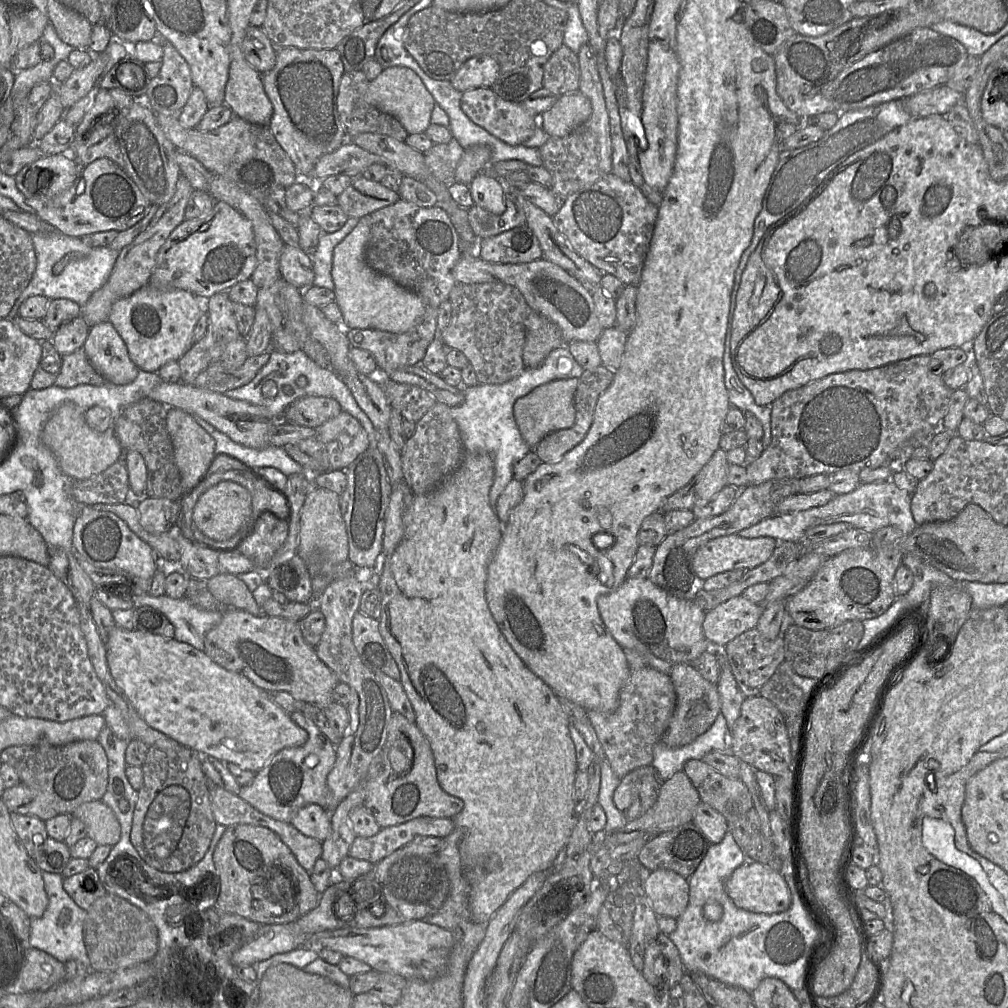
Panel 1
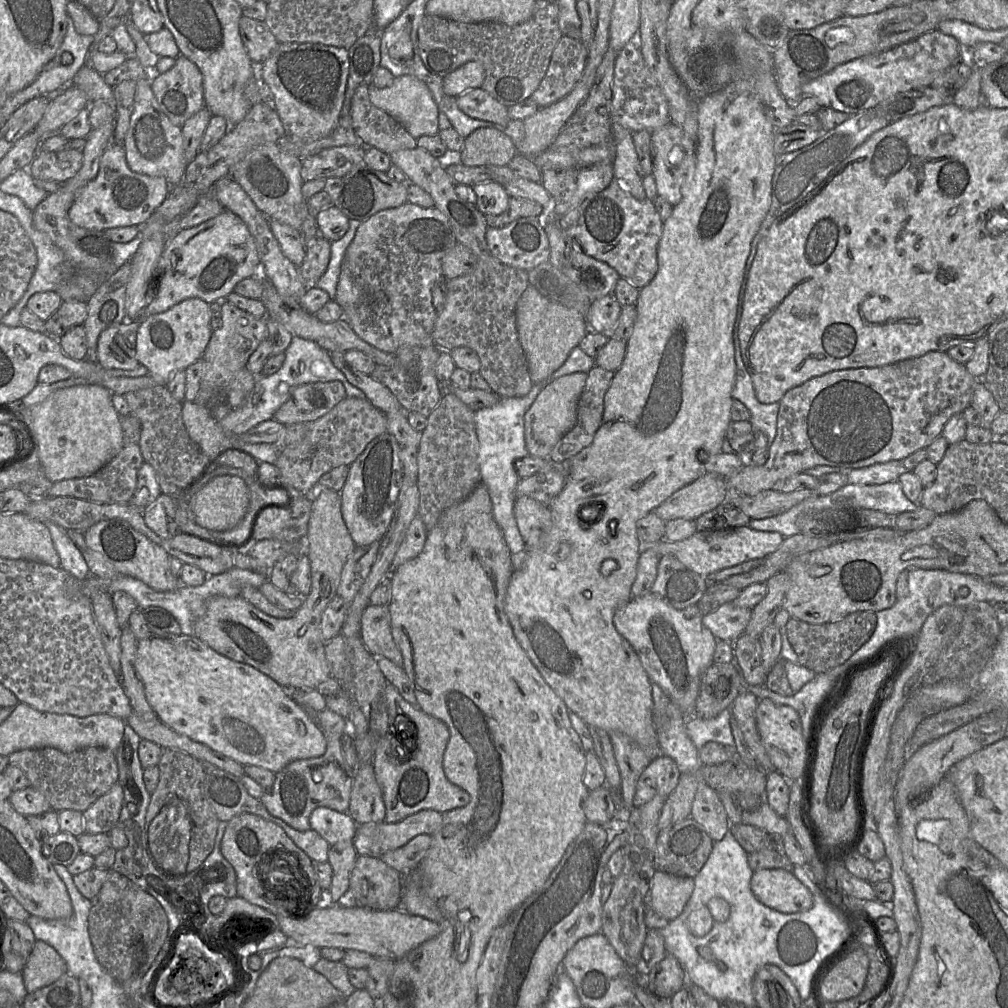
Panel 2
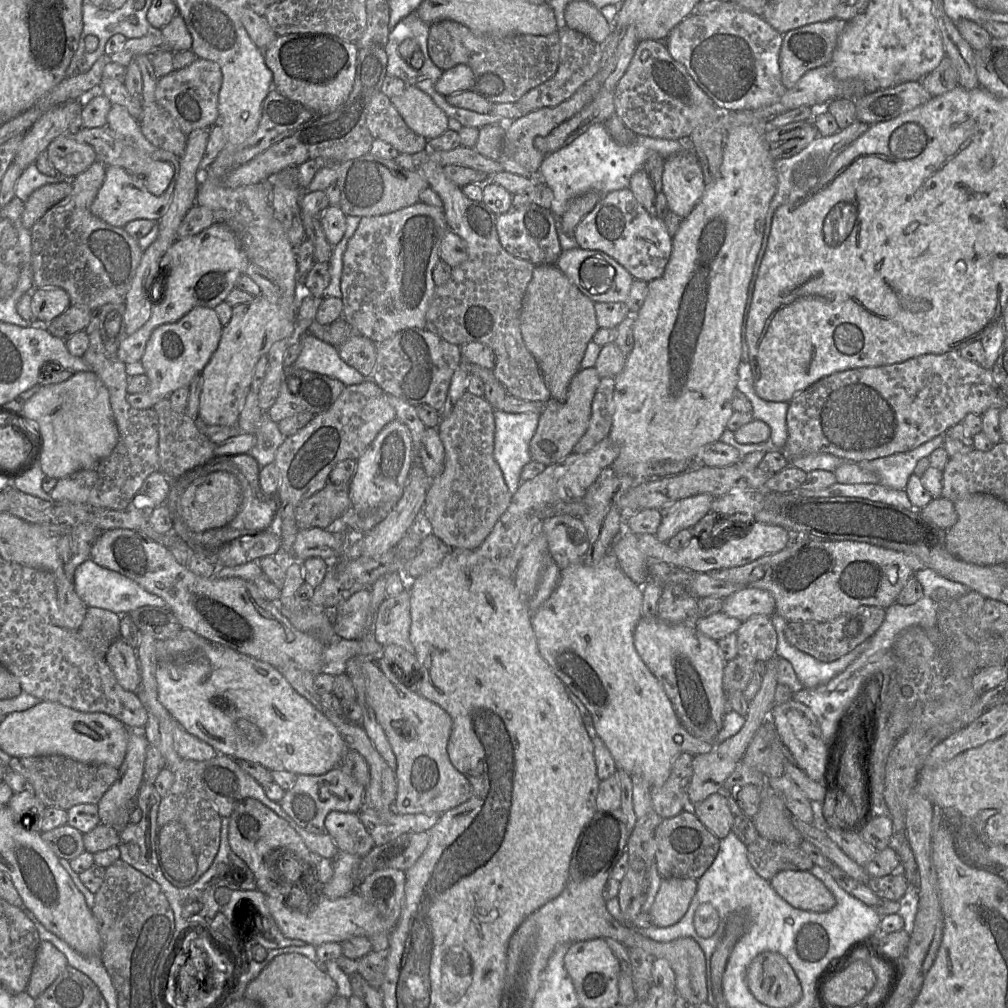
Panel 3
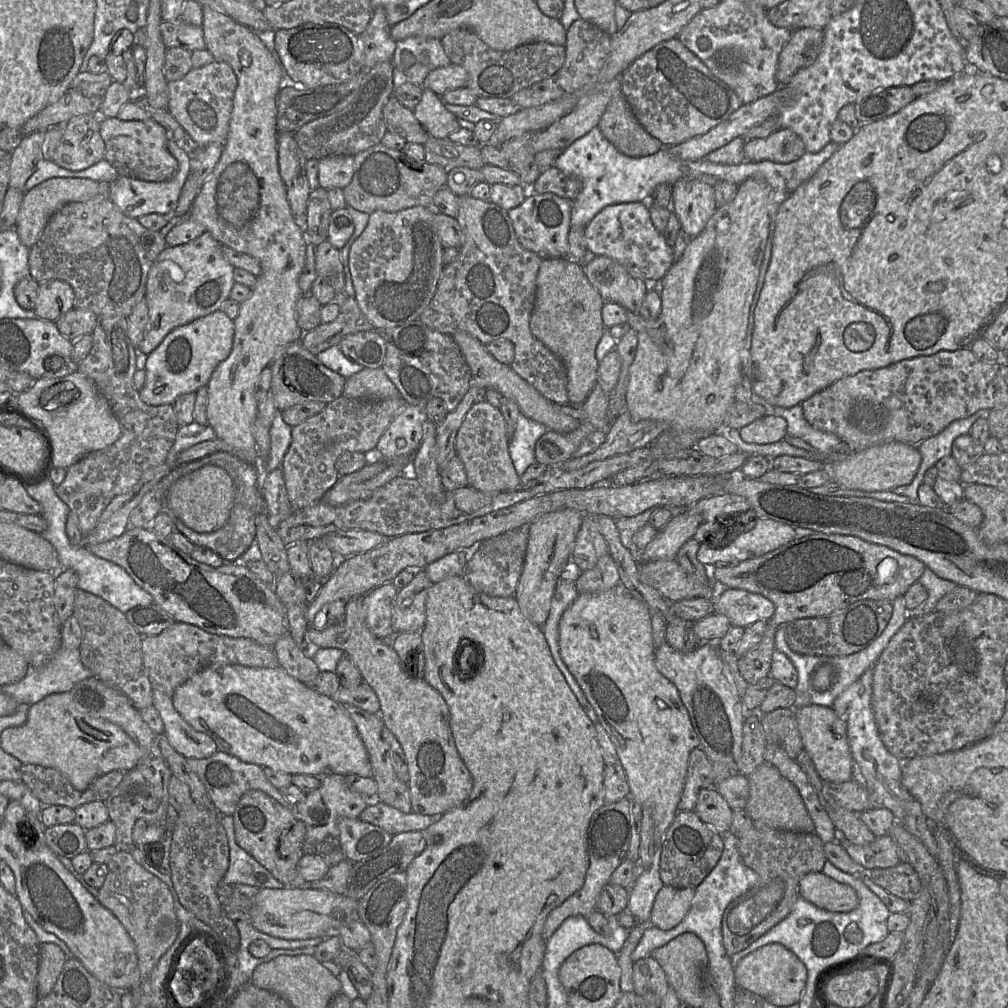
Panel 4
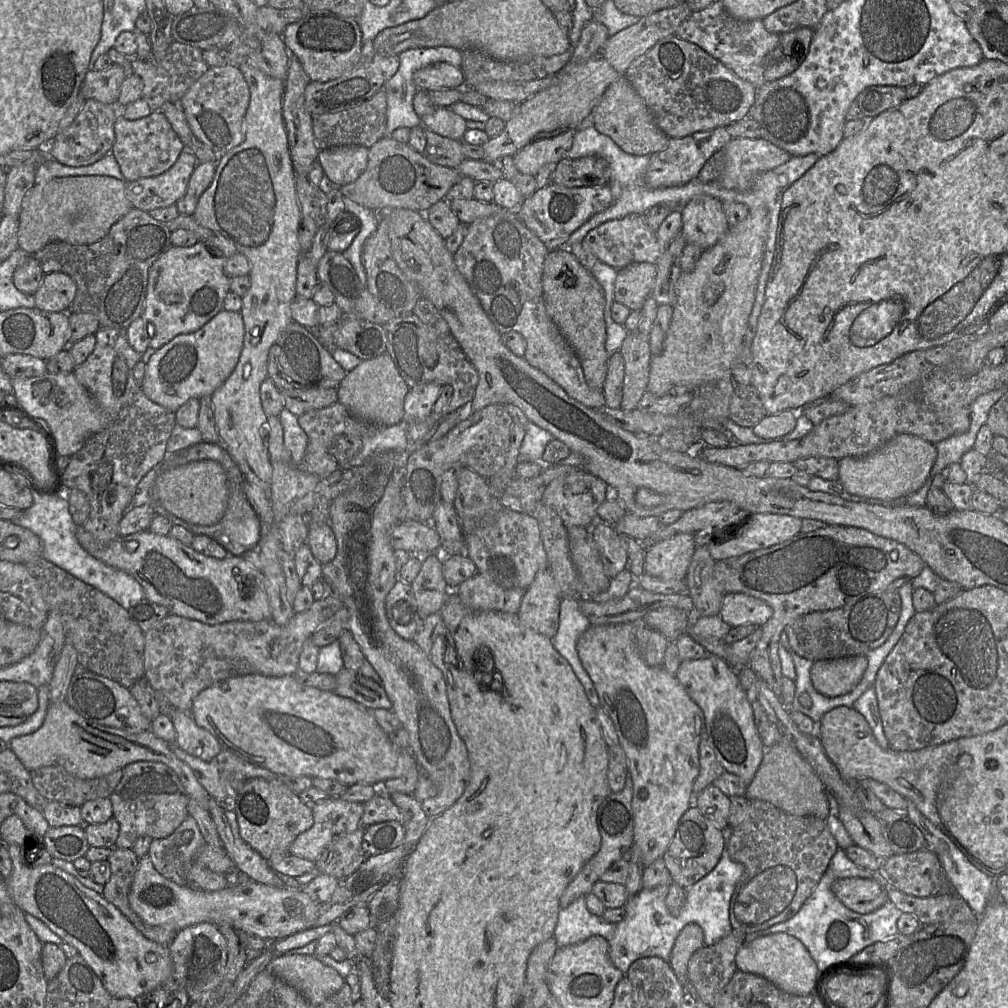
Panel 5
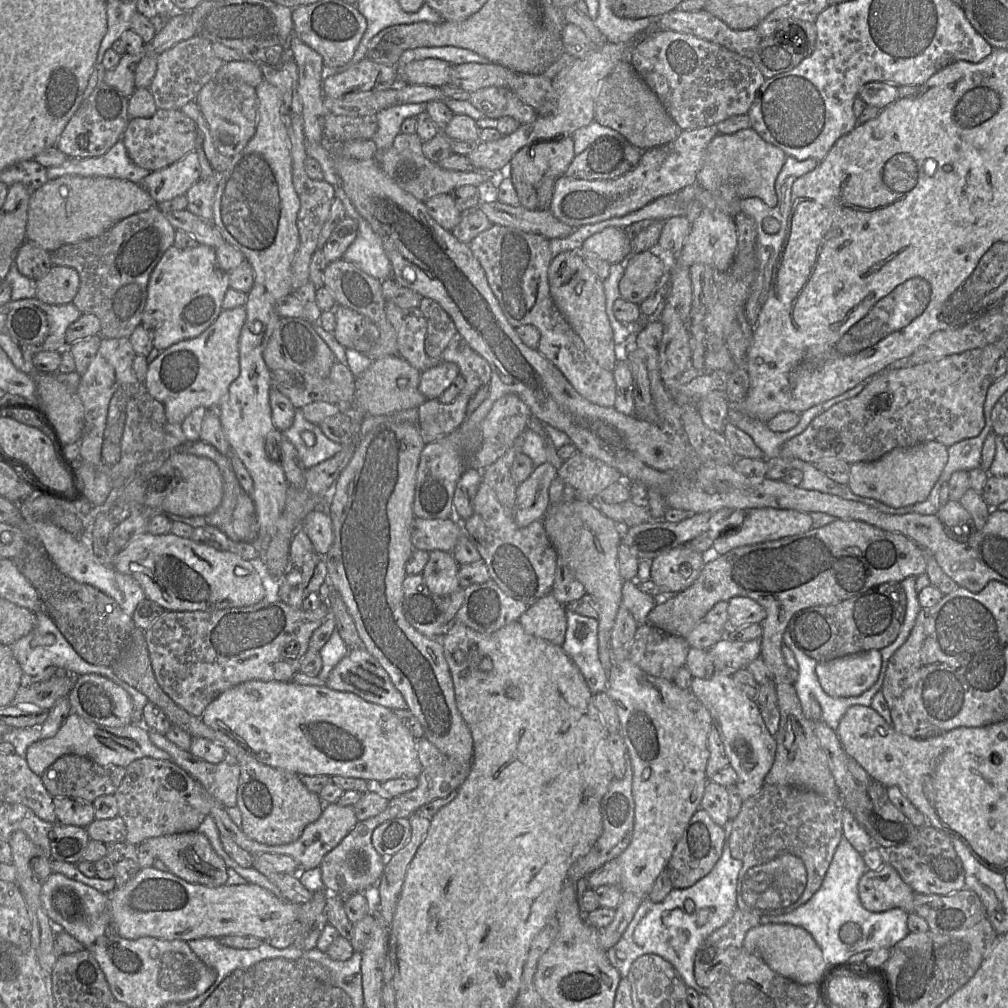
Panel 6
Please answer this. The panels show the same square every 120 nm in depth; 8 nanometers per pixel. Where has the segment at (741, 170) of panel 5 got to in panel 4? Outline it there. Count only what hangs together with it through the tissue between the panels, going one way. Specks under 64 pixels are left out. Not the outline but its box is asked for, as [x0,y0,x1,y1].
[744,128,805,163]

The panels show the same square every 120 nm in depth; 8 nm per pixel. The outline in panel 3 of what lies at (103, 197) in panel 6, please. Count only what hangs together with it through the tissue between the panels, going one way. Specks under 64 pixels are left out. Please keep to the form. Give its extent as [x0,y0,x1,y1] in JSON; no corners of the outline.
[23,181,72,230]

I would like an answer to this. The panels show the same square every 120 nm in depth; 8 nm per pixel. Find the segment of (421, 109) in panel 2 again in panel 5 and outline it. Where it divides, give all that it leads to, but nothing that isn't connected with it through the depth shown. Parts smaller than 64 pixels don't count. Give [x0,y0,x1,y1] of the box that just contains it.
[421,107,468,141]

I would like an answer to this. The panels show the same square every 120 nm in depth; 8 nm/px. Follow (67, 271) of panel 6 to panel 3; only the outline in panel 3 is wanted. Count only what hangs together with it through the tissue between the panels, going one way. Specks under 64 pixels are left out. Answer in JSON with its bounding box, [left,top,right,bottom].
[31,287,71,323]

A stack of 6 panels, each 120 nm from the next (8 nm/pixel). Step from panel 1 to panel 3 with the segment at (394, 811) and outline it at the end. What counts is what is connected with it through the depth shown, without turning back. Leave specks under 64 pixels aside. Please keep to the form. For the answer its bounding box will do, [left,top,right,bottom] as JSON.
[359,653,472,815]

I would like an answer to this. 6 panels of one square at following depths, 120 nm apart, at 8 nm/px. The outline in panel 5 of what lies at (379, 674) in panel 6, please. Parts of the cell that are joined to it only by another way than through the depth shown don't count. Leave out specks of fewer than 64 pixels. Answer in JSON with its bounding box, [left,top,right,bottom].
[334,660,392,710]

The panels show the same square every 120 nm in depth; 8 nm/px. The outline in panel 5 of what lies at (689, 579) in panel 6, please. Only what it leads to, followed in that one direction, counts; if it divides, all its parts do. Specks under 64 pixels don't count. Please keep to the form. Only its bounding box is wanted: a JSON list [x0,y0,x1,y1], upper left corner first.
[644,533,696,580]

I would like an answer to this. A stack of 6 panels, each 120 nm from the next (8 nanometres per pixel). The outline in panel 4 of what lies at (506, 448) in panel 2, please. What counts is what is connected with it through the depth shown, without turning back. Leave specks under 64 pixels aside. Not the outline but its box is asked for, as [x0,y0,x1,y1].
[508,414,548,476]

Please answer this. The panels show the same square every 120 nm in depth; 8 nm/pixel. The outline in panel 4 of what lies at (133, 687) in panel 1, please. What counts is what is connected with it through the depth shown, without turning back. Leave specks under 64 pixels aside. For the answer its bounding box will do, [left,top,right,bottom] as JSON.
[172,664,372,776]

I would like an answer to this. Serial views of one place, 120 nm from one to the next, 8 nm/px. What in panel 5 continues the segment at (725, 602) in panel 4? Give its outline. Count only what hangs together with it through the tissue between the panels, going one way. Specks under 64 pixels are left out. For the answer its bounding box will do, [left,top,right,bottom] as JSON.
[719,593,772,628]

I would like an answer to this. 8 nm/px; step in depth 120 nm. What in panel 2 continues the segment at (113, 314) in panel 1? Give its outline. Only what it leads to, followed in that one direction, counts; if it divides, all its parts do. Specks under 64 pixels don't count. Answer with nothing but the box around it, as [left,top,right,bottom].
[136,298,211,384]

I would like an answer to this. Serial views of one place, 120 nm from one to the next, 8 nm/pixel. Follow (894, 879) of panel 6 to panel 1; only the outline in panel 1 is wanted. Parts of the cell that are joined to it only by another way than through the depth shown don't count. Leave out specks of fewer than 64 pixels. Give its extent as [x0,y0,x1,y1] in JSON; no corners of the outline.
[725,863,792,914]

